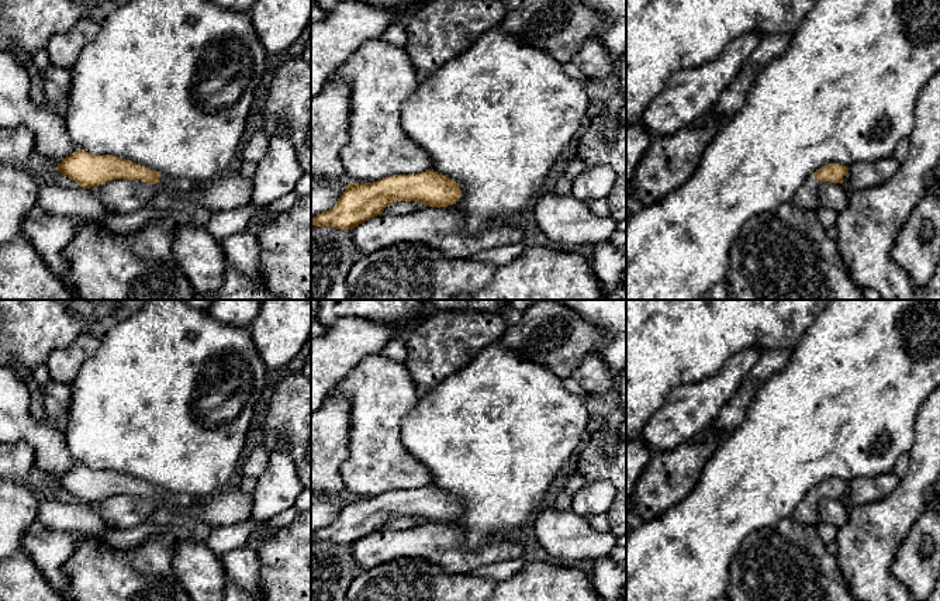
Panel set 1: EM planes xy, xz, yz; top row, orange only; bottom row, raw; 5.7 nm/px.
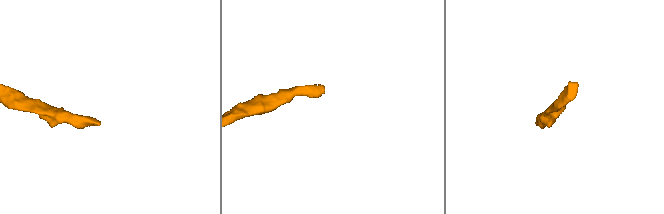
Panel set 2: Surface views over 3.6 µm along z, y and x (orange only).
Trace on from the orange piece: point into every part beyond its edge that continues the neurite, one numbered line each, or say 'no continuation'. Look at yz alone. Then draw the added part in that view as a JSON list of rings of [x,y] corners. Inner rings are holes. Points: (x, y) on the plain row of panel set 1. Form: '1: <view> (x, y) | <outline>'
1: yz (807, 511) | [[[809,491],[808,495],[802,500],[802,502],[794,511],[794,517],[798,521],[818,526],[819,525],[819,519],[818,519],[819,500],[820,500],[819,494]]]

